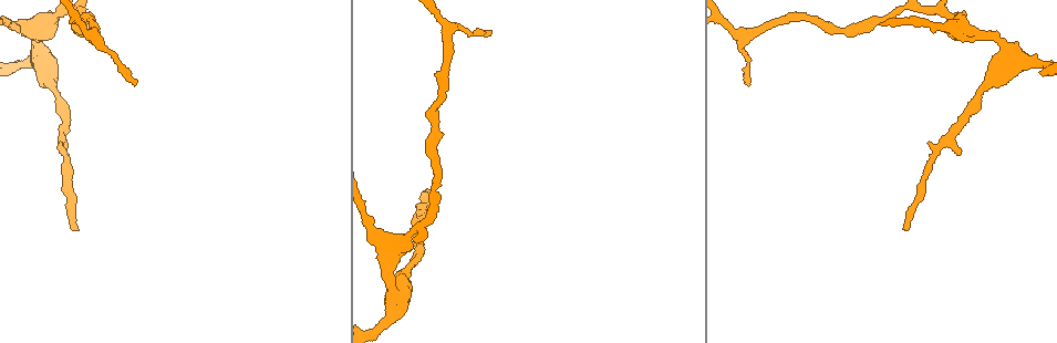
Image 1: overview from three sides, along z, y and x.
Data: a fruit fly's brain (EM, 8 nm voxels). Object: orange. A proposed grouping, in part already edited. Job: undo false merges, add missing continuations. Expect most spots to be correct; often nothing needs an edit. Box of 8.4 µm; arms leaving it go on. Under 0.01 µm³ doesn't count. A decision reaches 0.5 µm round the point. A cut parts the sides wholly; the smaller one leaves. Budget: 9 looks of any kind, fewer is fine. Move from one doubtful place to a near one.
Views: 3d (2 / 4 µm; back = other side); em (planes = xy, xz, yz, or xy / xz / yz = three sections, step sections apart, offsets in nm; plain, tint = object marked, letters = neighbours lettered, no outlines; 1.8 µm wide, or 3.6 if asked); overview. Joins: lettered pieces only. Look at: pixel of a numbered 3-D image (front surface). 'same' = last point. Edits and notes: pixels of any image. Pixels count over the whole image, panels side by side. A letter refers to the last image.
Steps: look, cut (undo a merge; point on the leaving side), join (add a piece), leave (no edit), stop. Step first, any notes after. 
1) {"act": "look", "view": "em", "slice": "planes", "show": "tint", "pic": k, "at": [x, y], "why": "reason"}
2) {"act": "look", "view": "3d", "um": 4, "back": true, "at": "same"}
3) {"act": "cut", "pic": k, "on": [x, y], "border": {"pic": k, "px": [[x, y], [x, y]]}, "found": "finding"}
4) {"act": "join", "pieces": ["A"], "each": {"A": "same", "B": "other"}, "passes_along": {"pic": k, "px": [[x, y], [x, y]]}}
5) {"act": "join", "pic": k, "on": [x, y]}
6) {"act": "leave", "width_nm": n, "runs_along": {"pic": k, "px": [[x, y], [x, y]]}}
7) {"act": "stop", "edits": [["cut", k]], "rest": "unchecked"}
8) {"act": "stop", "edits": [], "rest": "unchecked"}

{"act": "look", "view": "3d", "um": 4, "pic": 1, "at": [1020, 62], "why": "thick turns thin"}

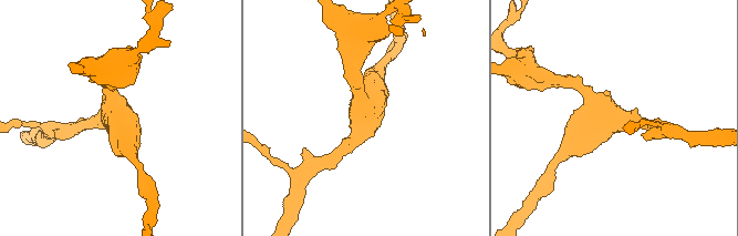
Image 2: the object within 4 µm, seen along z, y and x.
{"act": "look", "view": "em", "um": 3.6, "slice": "planes", "show": "letters", "pic": 2, "at": [368, 118], "arms": 3, "arm_widths_nm": [220, 240, 260]}

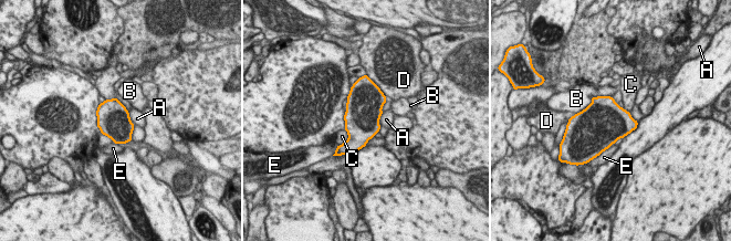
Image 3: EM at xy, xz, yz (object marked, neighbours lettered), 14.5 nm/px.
{"act": "leave", "longest_contact_nm": ["B", 600], "each": {"A": "other", "B": "other", "C": "other", "D": "other", "E": "other"}, "border": {"pic": 3, "px": [[128, 112], [128, 117], [135, 125]]}, "found": "one neuron here"}

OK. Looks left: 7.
{"act": "look", "view": "em", "um": 3.6, "slice": "yz", "step": 16, "show": "letters", "pic": 1, "at": [960, 155], "why": "an open end"}

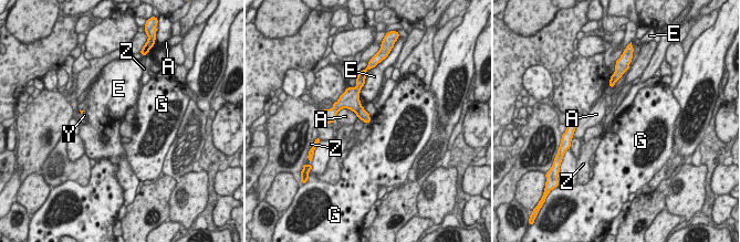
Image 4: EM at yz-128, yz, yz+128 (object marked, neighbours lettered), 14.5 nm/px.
{"act": "look", "view": "em", "um": 3.6, "slice": "planes", "show": "letters", "at": "same", "why": "another direction"}

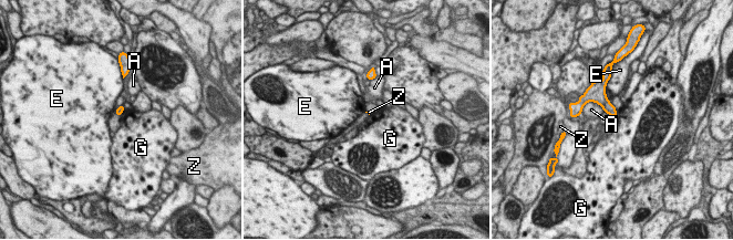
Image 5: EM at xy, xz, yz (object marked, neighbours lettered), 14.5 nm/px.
{"act": "leave", "longest_contact_nm": ["A", 380], "each": {"A": "other", "E": "other", "G": "other", "Z": "other"}, "border": {"pic": 5, "px": [[124, 110], [120, 115]]}, "found": "none of them fits"}

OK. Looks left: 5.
{"act": "look", "view": "em", "slice": "xz", "step": 16, "show": "tint", "pic": 1, "at": [944, 9], "why": "sharp bend"}

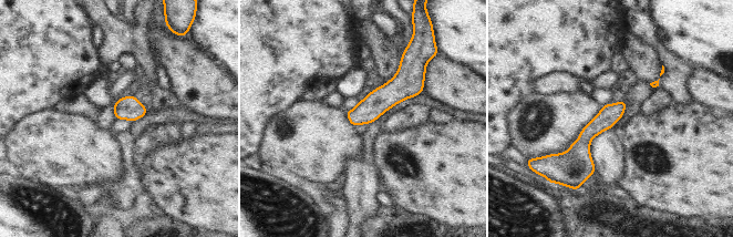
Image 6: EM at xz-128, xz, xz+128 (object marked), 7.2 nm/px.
{"act": "look", "view": "em", "slice": "planes", "show": "letters", "at": "same"}

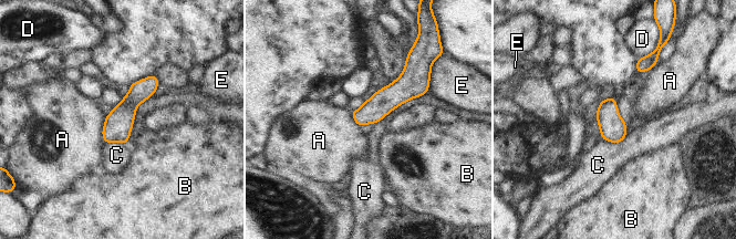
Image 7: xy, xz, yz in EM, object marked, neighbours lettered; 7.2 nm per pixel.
{"act": "leave", "each": {"A": "other", "B": "other", "C": "other", "D": "other", "E": "other"}, "border": {"pic": 7, "px": [[106, 116], [102, 131], [104, 143]]}, "found": "all the same neuron"}

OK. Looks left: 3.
{"act": "look", "view": "em", "um": 3.6, "slice": "planes", "show": "letters", "pic": 1, "at": [428, 191], "why": "tapers out"}

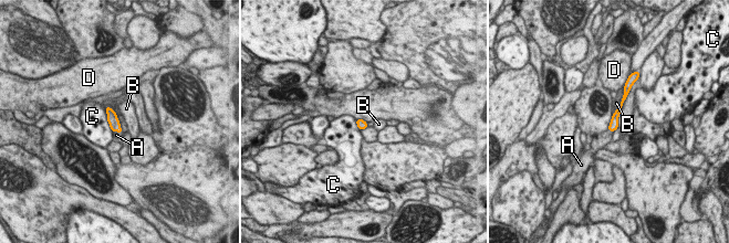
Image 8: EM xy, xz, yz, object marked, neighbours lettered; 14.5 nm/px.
{"act": "join", "pieces": ["A"], "longest_contact_nm": ["B", 380], "each": {"A": "same", "B": "other", "C": "other", "D": "other"}, "passes_along": {"pic": 8, "px": [[112, 117], [117, 131], [116, 135]]}, "found": "the neuron continues"}

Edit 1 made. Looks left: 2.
{"act": "stop", "edits": [["join", 8]], "rest": "unchecked"}

